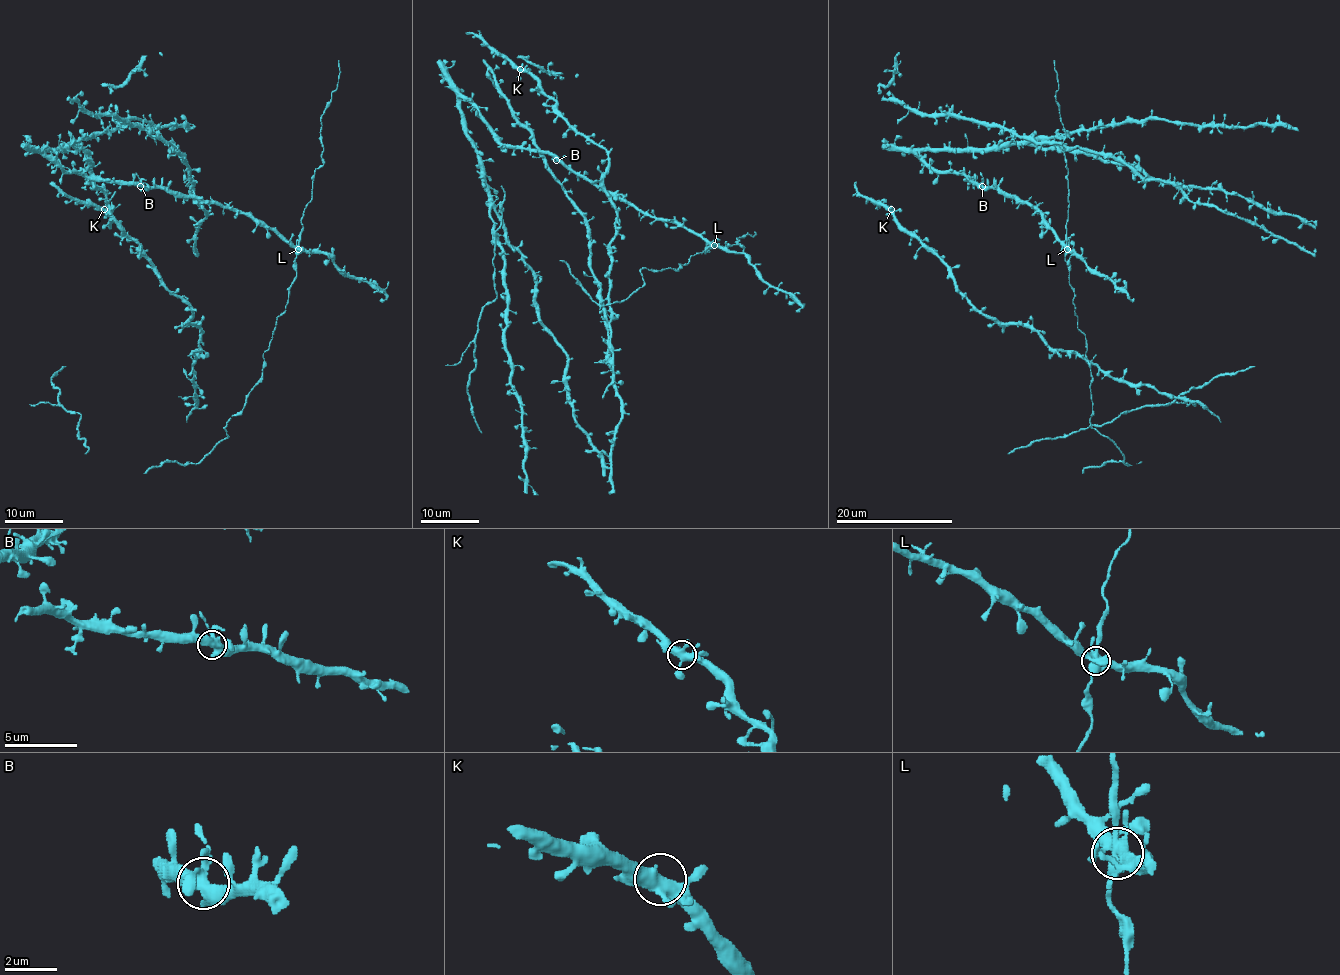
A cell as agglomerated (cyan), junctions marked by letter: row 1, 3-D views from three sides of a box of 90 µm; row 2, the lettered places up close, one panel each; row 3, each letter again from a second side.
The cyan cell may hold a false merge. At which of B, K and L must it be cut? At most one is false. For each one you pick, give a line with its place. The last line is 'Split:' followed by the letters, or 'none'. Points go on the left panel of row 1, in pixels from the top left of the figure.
Split: none

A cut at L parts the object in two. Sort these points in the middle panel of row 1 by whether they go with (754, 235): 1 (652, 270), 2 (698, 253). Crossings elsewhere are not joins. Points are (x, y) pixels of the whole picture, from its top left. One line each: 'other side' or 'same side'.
1: same side
2: same side

